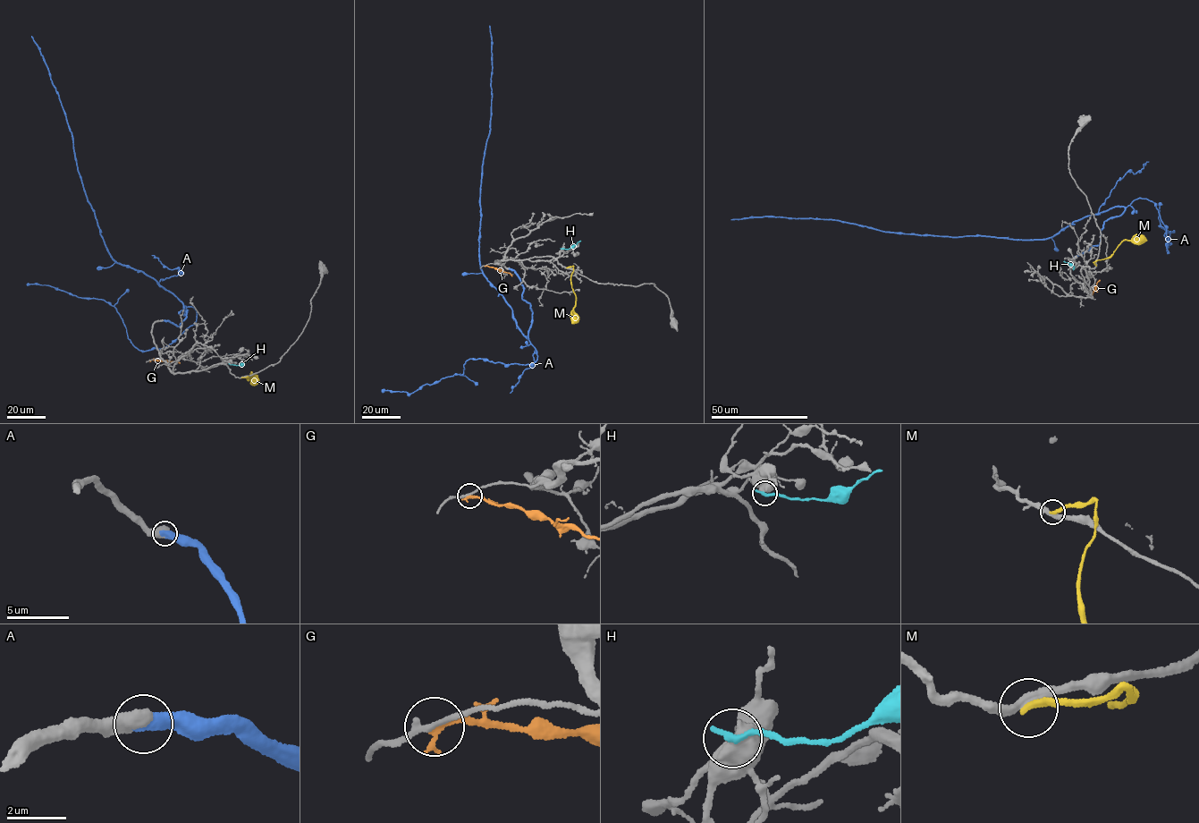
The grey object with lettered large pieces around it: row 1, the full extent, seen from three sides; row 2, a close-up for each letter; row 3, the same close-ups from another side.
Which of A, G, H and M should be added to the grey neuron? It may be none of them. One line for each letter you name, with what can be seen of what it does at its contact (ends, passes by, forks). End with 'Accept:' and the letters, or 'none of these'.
A: it ends
Accept: A

